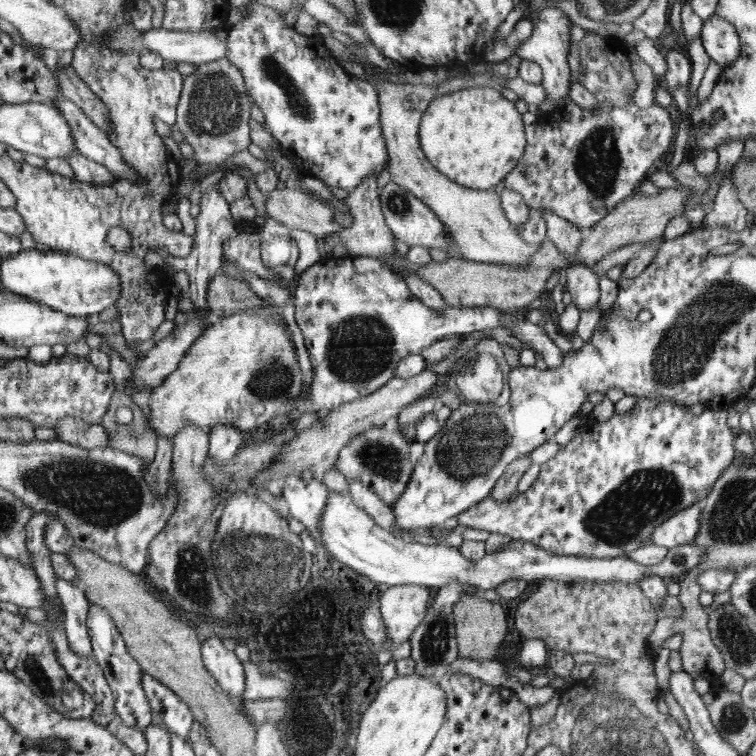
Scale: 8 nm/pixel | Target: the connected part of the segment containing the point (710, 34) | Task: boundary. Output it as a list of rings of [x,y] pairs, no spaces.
[[[714,14],[703,21],[700,38],[710,60],[715,61],[722,69],[738,60],[742,48],[738,31],[724,17]]]

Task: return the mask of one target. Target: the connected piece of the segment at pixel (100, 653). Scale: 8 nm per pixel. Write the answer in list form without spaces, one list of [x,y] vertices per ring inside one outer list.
[[[90,602],[86,625],[88,625],[88,631],[90,631],[90,639],[92,639],[95,662],[102,670],[105,681],[108,682],[114,694],[114,708],[117,710],[117,714],[127,726],[144,731],[148,726],[153,725],[153,710],[141,686],[141,676],[143,675],[141,667],[128,653],[124,639],[116,628],[114,620],[102,606],[99,607]]]

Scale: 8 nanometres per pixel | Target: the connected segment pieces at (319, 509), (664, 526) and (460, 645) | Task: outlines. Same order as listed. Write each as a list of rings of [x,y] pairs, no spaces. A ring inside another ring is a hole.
[[[296,474],[286,476],[282,483],[282,498],[288,503],[291,515],[309,532],[320,534],[320,518],[328,502],[329,488],[318,480],[304,481]]]
[[[698,502],[690,508],[676,512],[672,518],[665,520],[652,531],[650,539],[655,545],[664,546],[667,550],[693,542],[700,528],[700,513],[702,503]]]
[[[483,593],[466,594],[454,604],[456,617],[456,640],[459,656],[469,660],[498,661],[498,654],[506,638],[506,616],[499,601],[489,601]]]

